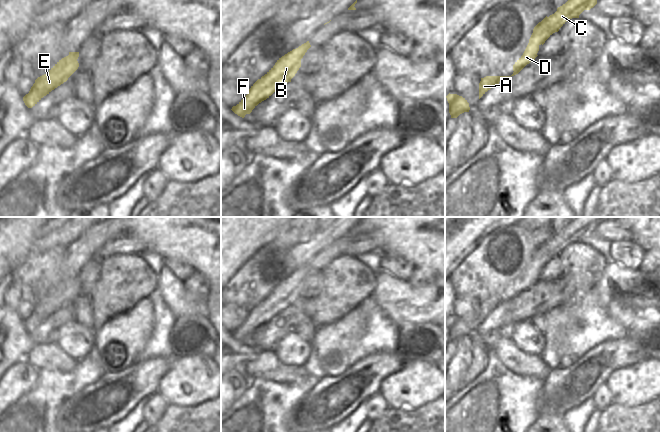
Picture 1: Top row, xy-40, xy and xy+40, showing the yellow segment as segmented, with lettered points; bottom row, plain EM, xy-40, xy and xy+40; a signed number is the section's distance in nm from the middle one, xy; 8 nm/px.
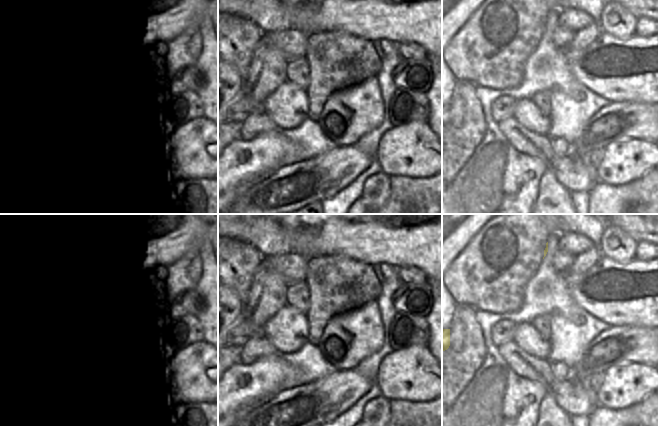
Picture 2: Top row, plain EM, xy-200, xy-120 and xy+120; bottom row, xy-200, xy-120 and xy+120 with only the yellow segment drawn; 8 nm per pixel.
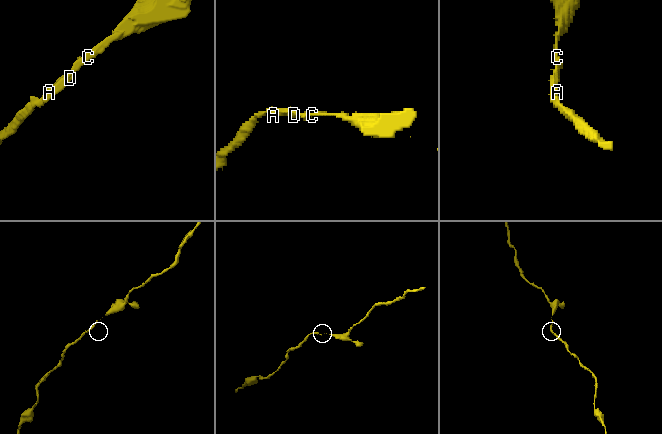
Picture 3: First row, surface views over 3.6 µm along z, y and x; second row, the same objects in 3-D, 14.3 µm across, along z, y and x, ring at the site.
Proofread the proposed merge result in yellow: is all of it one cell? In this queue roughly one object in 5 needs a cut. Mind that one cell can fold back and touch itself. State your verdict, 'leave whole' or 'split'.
leave whole

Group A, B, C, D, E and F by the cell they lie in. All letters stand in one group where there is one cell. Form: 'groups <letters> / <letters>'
groups A B C D E F

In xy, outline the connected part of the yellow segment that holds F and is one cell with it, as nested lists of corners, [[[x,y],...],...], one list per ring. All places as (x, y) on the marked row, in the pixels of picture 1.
[[[307,41],[279,58],[275,65],[251,86],[247,95],[231,110],[244,118],[259,103],[269,98],[288,82],[291,82],[291,79],[301,67],[301,59],[310,47],[311,45]]]

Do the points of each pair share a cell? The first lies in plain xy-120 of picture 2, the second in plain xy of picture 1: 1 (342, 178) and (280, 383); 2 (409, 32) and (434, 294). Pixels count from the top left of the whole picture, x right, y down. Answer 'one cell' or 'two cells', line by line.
1: two cells
2: two cells

